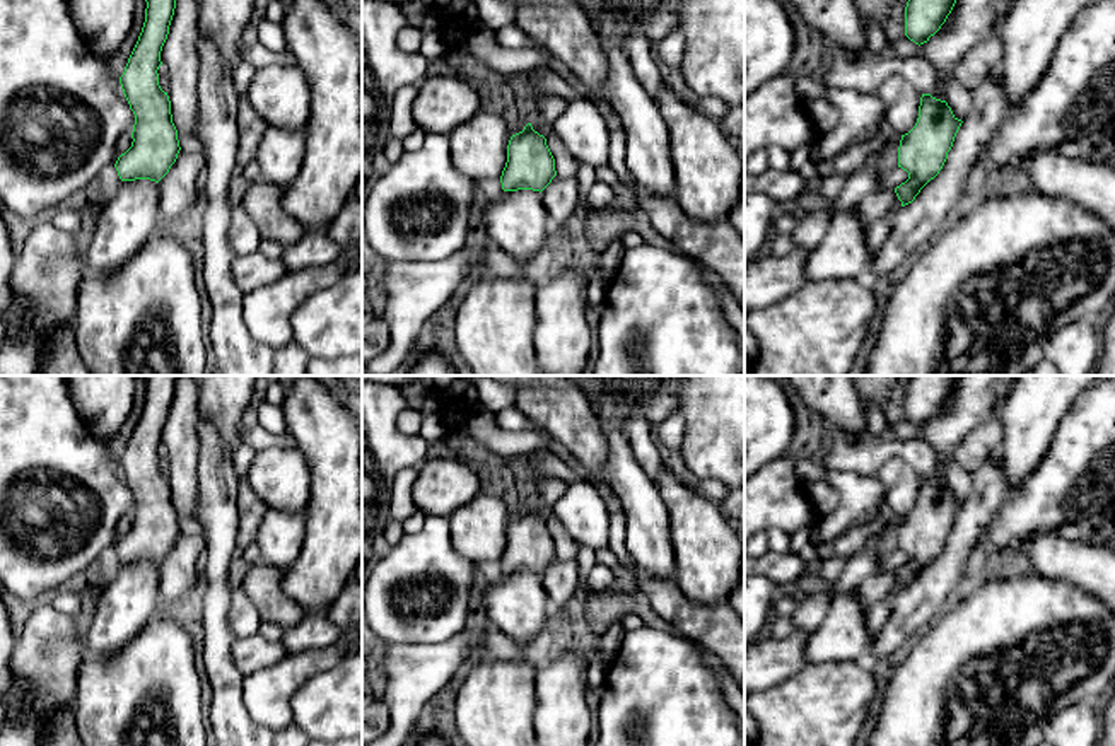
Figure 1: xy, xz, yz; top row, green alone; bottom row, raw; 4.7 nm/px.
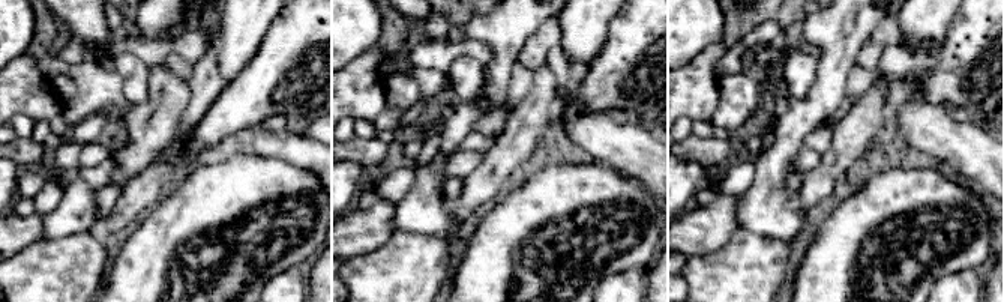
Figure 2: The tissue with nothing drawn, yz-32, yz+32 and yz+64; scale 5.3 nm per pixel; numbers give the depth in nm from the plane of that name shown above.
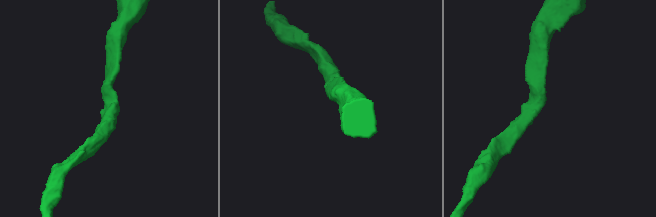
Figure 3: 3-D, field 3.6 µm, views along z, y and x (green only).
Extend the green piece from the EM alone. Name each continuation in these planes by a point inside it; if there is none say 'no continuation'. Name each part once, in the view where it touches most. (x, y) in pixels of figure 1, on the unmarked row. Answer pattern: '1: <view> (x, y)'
1: yz (914, 608)

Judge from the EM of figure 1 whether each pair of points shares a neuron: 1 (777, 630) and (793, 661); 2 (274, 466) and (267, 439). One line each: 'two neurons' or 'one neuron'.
1: two neurons
2: two neurons

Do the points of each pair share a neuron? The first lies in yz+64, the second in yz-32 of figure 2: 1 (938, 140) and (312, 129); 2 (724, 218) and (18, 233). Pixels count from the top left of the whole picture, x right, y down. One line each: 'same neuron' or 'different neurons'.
1: different neurons
2: same neuron

